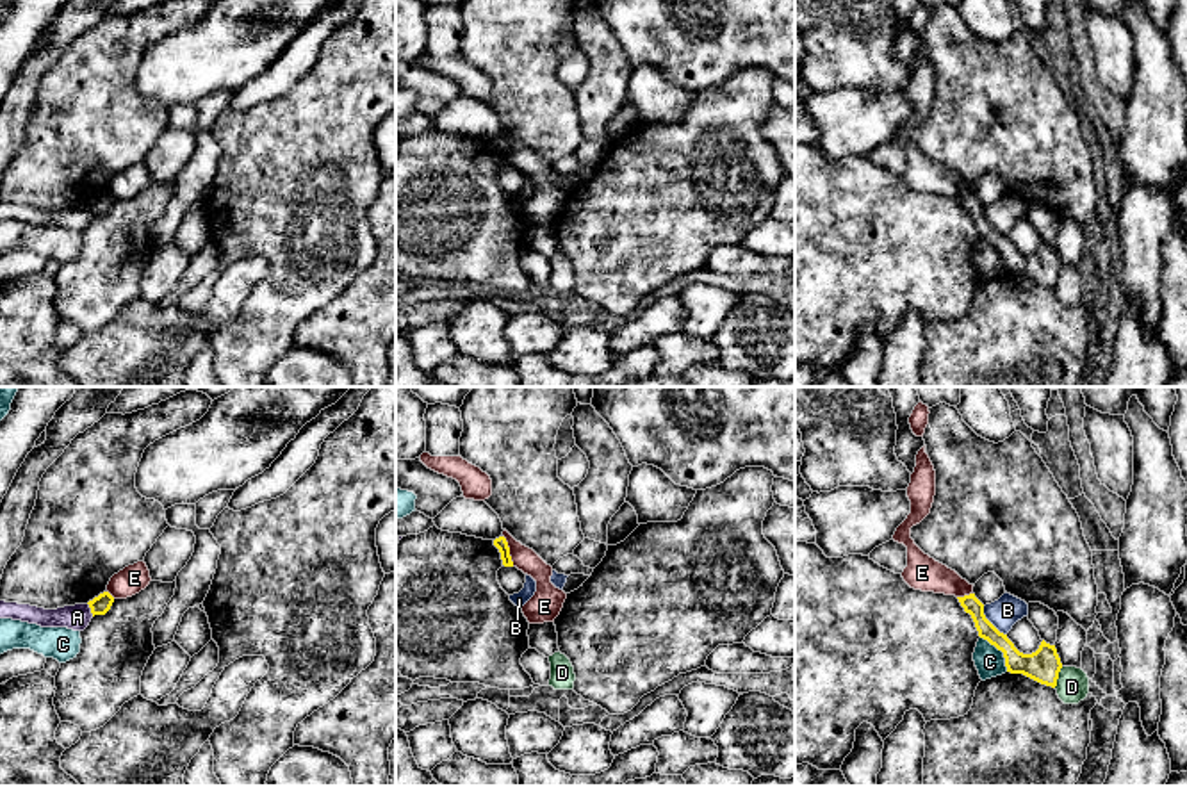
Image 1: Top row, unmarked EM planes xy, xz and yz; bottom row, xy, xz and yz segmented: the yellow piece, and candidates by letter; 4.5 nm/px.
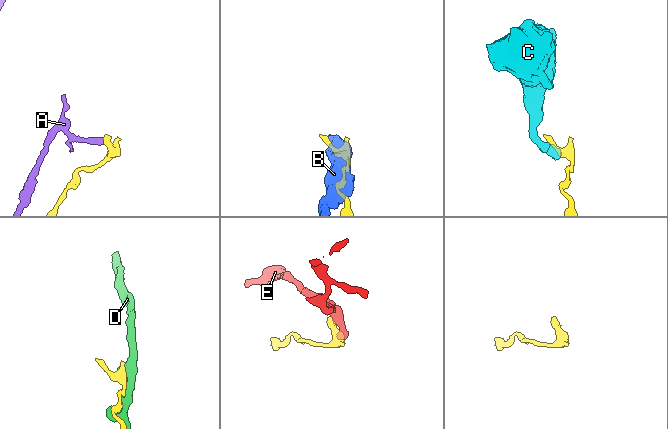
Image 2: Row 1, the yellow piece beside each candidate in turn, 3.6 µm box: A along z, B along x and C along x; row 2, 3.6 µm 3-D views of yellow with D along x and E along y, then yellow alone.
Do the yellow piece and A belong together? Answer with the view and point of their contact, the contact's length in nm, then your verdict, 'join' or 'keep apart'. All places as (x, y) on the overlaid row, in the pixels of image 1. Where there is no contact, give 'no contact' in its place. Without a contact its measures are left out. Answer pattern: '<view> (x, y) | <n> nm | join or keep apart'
xy (91, 610) | 70 nm | keep apart

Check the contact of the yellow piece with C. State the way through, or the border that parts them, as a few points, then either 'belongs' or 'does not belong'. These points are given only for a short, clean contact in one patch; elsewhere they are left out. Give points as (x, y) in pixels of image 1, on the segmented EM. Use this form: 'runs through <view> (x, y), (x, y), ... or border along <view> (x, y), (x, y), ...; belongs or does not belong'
border along yz (981, 637), (1002, 653), (1007, 671); does not belong

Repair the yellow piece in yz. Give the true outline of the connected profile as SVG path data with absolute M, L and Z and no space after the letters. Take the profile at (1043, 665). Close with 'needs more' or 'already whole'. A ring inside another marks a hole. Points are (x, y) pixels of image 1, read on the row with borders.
M975 594L957 597L966 613L971 615L978 636L987 640L1003 652L1007 672L1023 674L1041 684L1057 686L1059 672L1062 668L1055 645L1041 642L1032 654L1019 652L1007 635L1000 633L984 615L984 604Z; already whole

